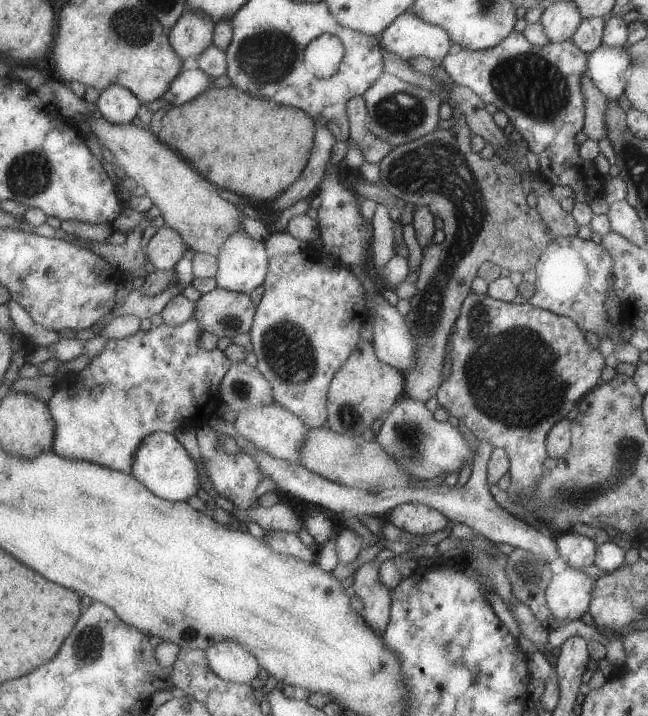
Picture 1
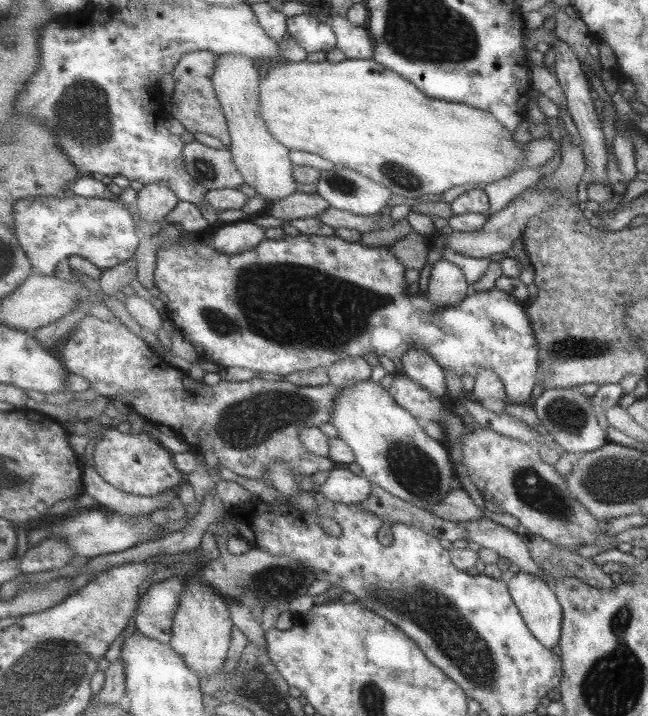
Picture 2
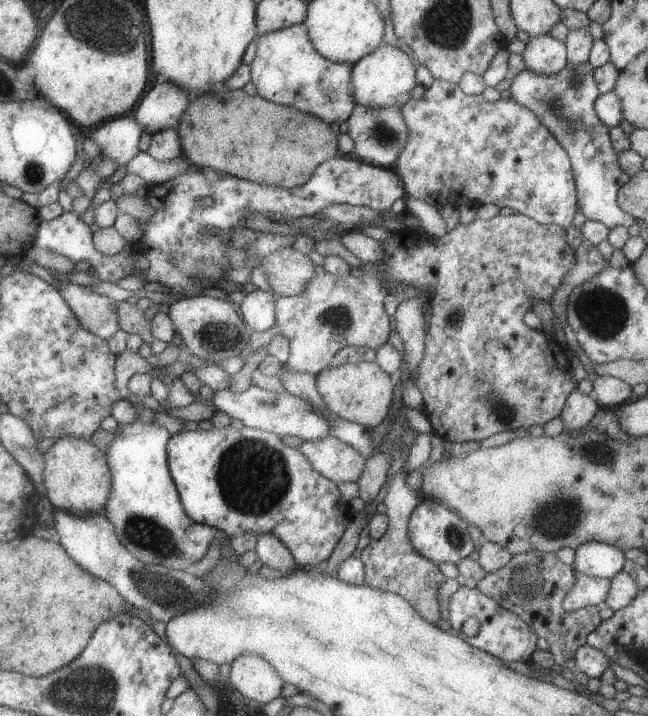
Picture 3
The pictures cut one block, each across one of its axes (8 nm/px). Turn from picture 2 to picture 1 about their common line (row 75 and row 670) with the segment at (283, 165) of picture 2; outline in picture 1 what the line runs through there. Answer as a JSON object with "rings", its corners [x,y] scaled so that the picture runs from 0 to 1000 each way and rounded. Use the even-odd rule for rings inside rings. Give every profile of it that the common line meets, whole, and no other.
{"rings":[[[344,894],[318,908],[318,912],[326,933],[344,950],[386,957],[403,939],[400,922],[390,916],[387,908],[363,894]]]}

